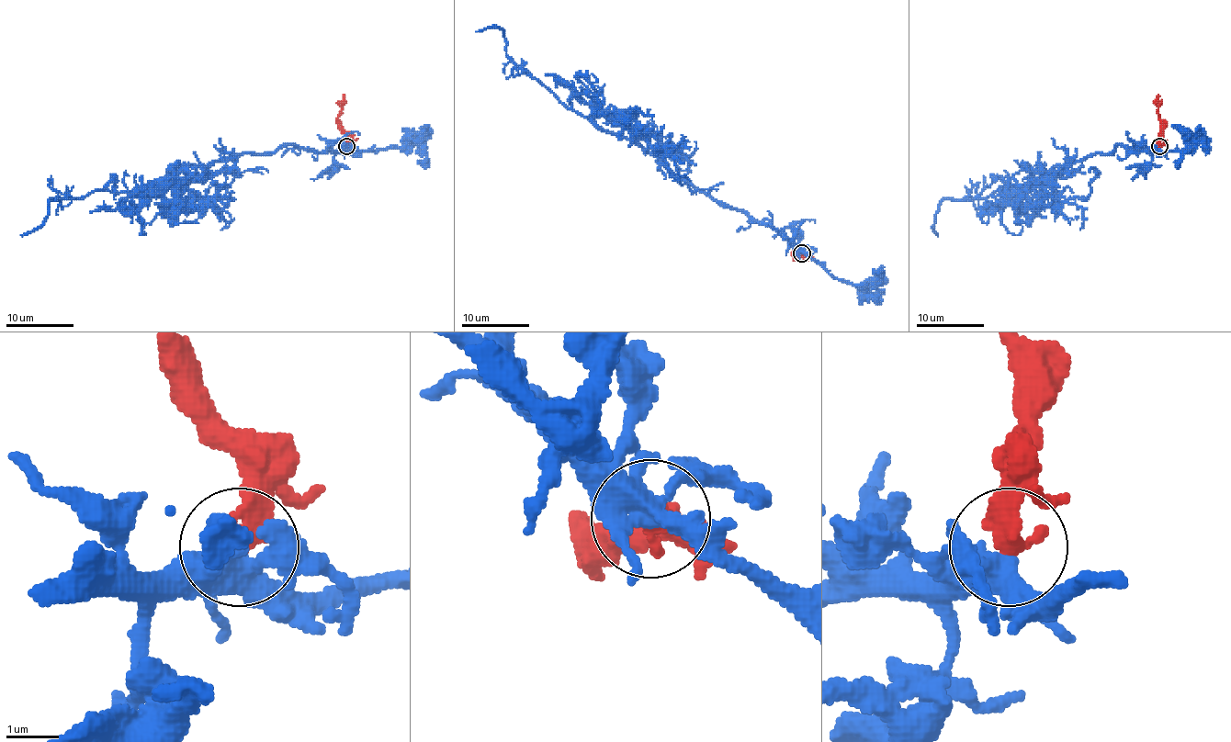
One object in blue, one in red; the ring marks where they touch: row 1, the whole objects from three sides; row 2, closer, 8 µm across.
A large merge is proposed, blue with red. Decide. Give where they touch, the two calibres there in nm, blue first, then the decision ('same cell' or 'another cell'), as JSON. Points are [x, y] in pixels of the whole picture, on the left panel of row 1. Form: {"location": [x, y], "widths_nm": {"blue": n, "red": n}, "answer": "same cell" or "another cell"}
{"location": [346, 146], "widths_nm": {"blue": 380, "red": 400}, "answer": "same cell"}

